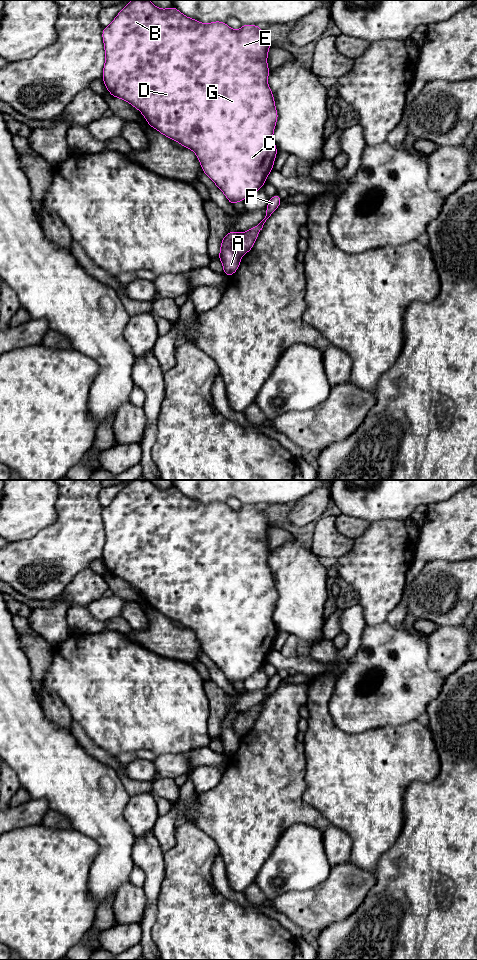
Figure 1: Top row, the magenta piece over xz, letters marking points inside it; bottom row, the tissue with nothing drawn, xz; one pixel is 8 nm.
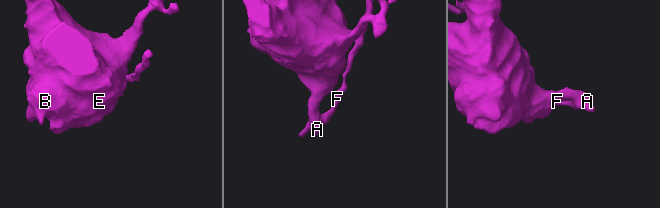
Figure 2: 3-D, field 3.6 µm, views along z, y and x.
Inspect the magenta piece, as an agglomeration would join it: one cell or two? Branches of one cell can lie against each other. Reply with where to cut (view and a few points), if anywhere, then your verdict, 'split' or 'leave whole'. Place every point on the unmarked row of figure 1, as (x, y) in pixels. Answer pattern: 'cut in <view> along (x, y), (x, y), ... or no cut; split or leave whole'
cut in xz along (238, 713), (232, 728), (240, 736); split

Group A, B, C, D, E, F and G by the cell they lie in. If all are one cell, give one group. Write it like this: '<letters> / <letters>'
A B C D E G / F

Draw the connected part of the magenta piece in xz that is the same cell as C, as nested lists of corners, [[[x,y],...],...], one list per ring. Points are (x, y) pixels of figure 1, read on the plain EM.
[[[132,480],[117,494],[112,503],[103,508],[102,519],[105,530],[105,544],[102,560],[108,572],[115,578],[120,578],[141,591],[150,607],[155,608],[164,616],[178,622],[195,632],[201,644],[202,651],[224,673],[229,683],[244,681],[266,663],[267,656],[273,650],[275,637],[278,633],[273,621],[273,612],[278,600],[273,573],[268,566],[270,550],[267,545],[268,531],[272,526],[262,512],[262,507],[242,504],[240,510],[231,509],[226,502],[214,501],[203,504],[181,493],[174,486],[160,489],[149,480]]]

